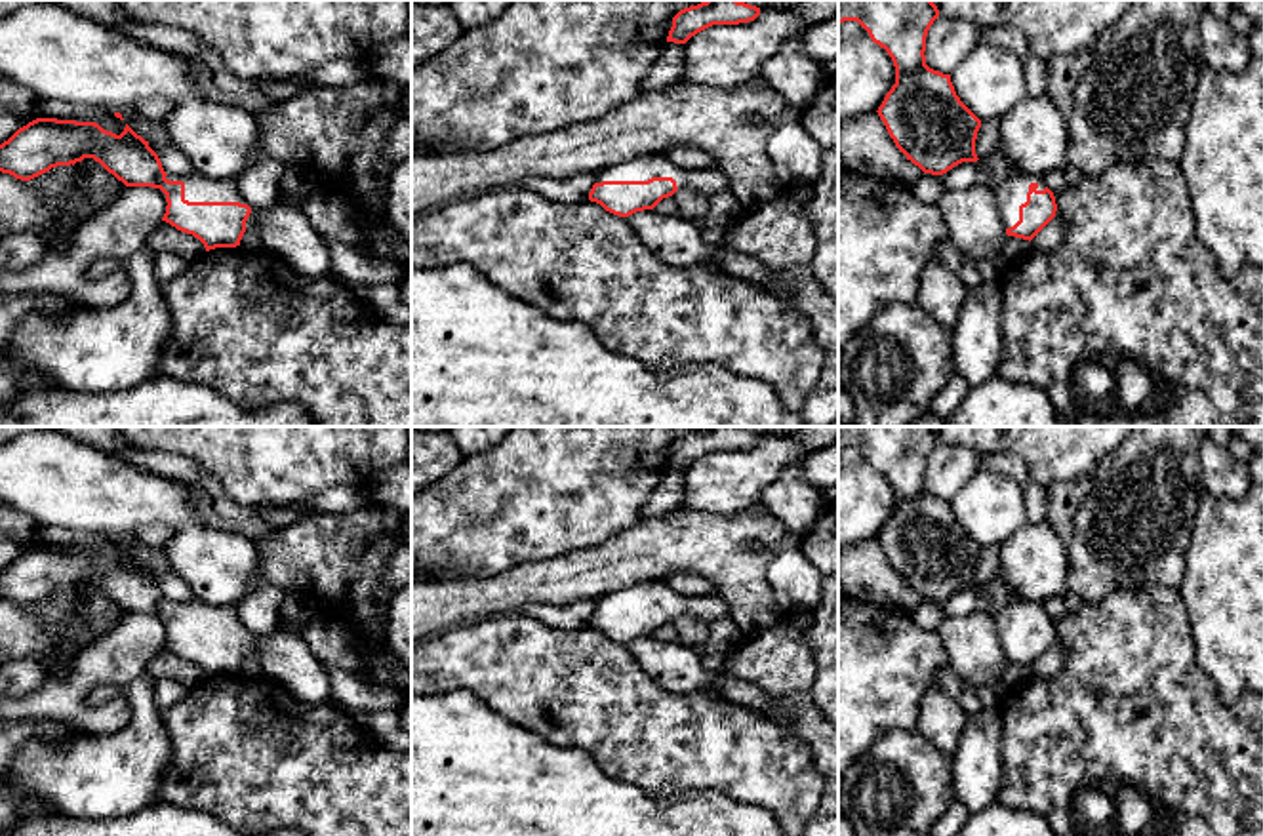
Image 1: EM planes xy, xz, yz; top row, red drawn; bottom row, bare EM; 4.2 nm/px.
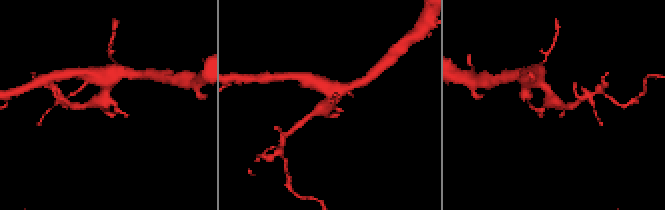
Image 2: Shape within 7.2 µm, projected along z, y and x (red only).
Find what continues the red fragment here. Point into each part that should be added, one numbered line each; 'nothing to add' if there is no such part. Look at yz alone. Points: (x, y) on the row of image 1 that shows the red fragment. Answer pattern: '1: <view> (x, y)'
1: yz (1012, 193)

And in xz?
1: xz (707, 181)

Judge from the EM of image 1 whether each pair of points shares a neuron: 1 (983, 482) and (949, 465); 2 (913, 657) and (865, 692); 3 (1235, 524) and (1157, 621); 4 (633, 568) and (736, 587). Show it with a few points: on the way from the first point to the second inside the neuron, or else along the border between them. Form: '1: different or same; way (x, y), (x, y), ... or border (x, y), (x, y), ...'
1: different; border (982, 469), (949, 499)
2: same; way (902, 659), (877, 680)
3: different; border (1178, 589), (1193, 636)
4: same; way (658, 558), (707, 558), (711, 562)

